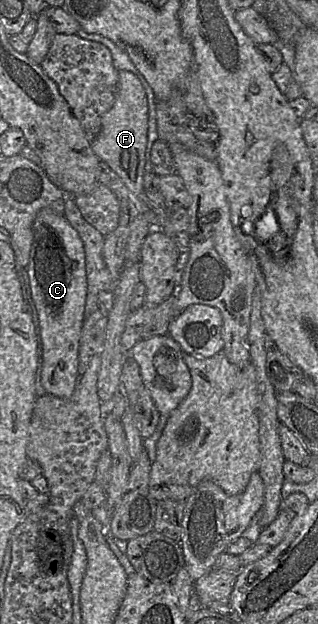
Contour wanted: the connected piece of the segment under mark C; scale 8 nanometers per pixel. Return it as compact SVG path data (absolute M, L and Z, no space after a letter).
M42 209L38 212L33 223L33 234L27 266L28 283L25 276L24 283L39 318L41 384L45 393L69 399L74 394L79 373L79 344L85 320L87 276L84 245L78 232L65 216L55 213L51 209Z

